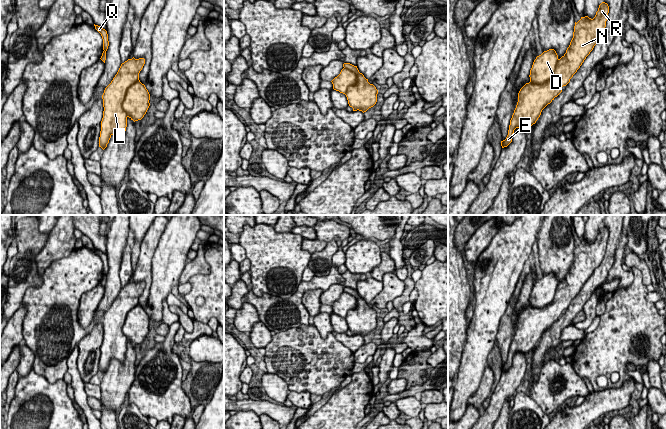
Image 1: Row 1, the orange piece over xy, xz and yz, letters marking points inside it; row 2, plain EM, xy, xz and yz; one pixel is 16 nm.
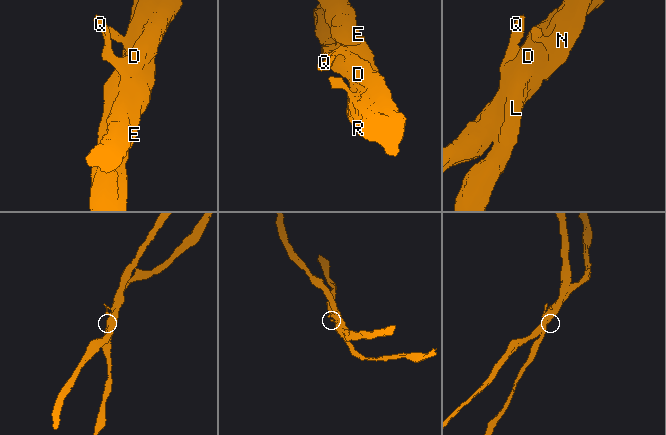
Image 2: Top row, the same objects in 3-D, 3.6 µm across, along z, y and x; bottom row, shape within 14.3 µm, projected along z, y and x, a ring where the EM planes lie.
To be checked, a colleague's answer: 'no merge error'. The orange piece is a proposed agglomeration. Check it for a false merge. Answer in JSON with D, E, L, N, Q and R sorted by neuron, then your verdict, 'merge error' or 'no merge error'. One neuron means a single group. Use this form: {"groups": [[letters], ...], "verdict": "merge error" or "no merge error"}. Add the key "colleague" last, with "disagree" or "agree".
{"groups": [["D", "L", "Q"], ["E", "N", "R"]], "verdict": "merge error", "colleague": "disagree"}

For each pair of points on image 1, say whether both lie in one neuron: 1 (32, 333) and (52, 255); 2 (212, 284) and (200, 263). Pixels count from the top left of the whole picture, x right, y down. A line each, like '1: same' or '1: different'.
1: different
2: different

